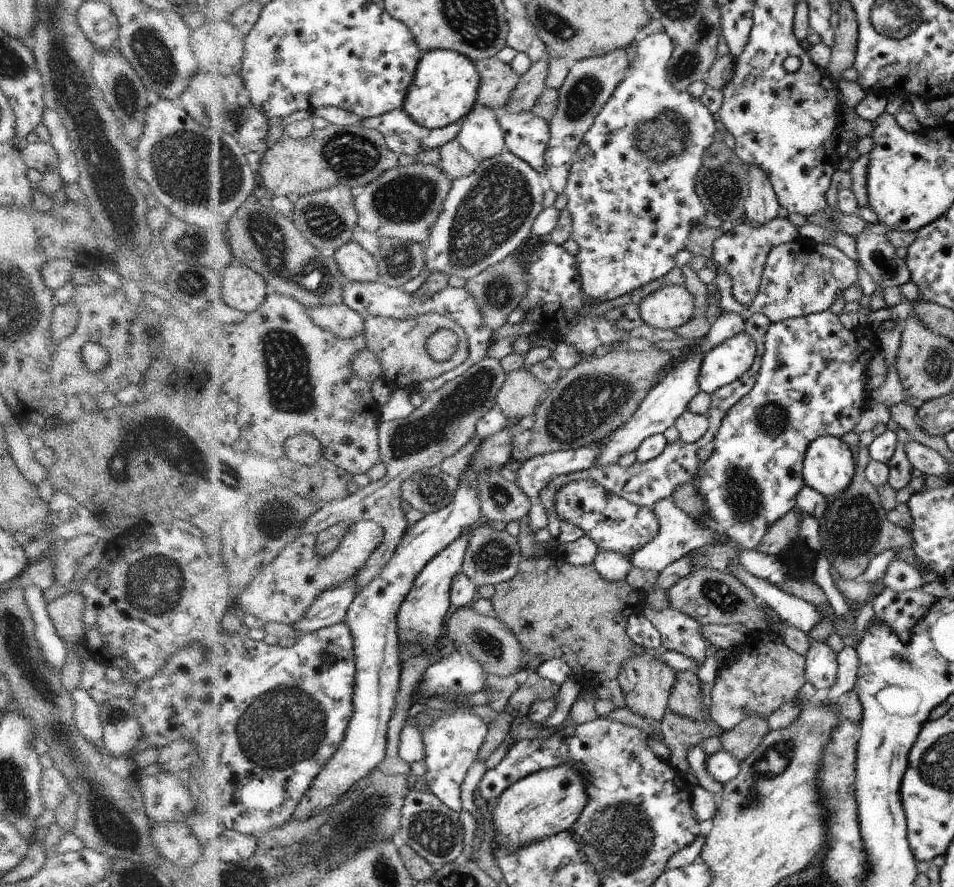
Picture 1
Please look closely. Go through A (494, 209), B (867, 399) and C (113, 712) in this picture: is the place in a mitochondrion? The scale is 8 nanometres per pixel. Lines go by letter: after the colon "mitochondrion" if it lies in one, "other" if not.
A: mitochondrion
B: other
C: mitochondrion

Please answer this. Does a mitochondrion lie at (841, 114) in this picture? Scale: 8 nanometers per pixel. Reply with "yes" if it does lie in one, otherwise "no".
no

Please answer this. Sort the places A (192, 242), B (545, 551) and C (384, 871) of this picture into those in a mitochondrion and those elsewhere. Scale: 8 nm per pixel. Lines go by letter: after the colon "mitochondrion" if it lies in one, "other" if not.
A: mitochondrion
B: other
C: mitochondrion

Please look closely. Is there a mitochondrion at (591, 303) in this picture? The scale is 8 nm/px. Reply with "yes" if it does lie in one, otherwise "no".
no

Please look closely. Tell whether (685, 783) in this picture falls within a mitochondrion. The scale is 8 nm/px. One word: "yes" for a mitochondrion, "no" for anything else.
no

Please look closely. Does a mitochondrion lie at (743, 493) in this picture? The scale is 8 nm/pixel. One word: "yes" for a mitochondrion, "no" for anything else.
yes

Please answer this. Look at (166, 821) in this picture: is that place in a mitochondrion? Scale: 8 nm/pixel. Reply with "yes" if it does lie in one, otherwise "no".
no

